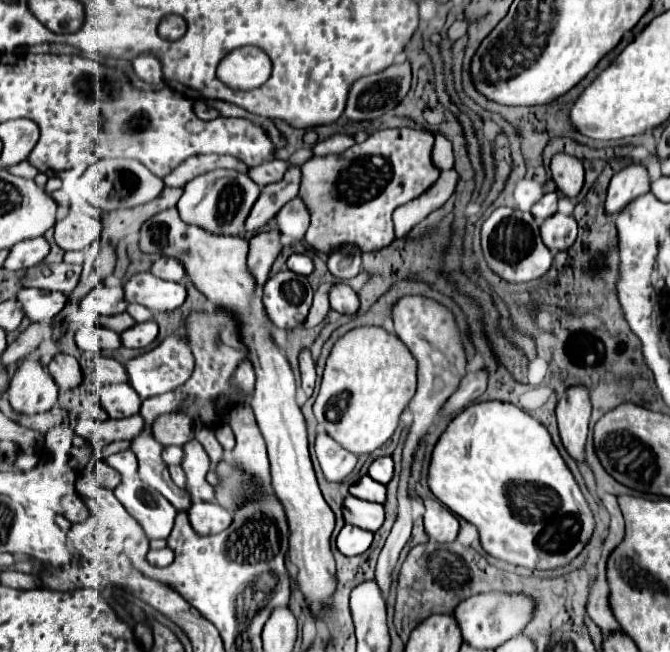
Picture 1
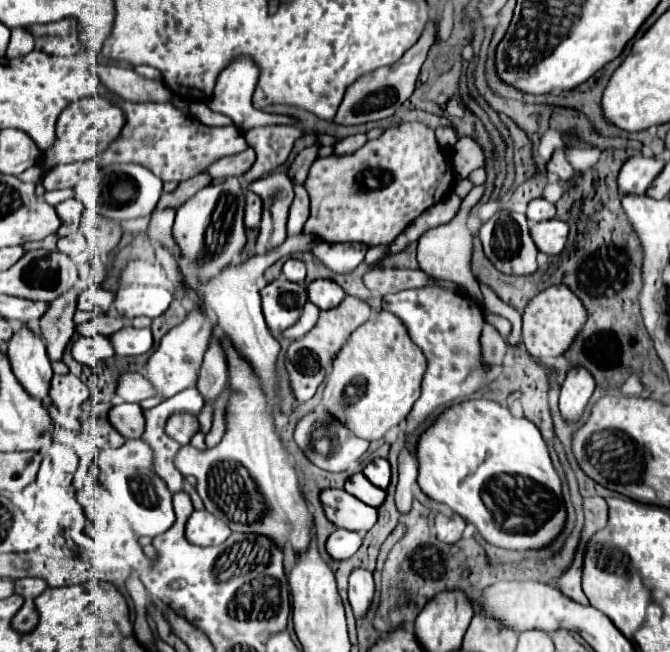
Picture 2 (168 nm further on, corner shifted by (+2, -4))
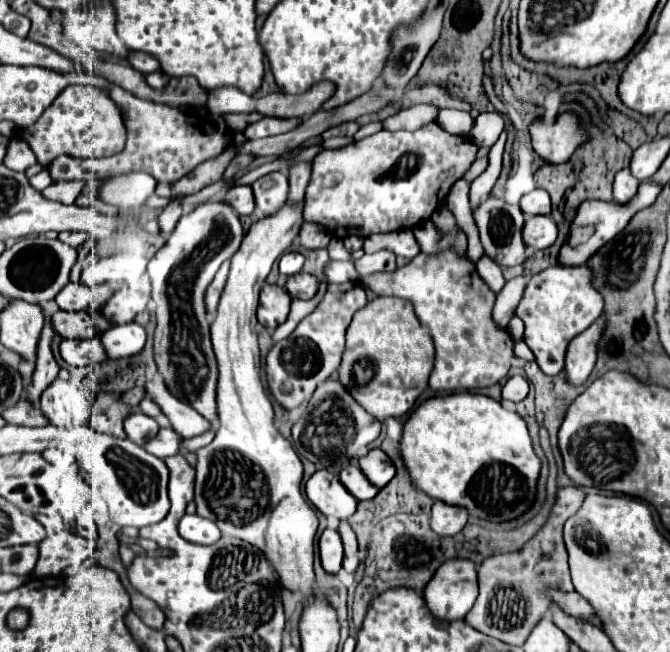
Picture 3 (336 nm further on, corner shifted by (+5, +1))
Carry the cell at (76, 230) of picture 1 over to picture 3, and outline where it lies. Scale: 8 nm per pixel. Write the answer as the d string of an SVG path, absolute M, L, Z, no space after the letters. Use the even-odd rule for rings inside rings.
M61 232L61 234L59 234L59 240L61 240L63 244L69 244L69 246L77 248L79 244L83 244L83 242L87 240L87 234L85 234L85 232Z

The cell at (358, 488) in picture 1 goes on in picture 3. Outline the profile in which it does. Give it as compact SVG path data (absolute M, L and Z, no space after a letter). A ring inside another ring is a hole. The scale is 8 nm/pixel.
M345 466L339 474L343 486L357 498L357 500L371 500L379 490L365 478L361 468L357 466Z

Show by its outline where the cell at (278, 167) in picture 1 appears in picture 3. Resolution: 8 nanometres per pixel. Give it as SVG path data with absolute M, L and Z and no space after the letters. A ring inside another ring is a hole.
M271 172L257 182L253 182L253 194L255 194L255 216L267 218L275 214L287 200L289 184L287 176L283 172Z

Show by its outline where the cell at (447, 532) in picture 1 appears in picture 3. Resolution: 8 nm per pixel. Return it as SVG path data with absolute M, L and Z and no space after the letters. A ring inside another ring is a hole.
M441 500L433 504L433 514L431 514L431 528L439 536L453 536L461 532L461 528L467 524L467 510L461 506L451 506Z

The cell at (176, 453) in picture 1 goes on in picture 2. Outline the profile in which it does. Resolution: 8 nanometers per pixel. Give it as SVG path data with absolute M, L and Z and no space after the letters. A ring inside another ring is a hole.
M224 341L224 349L230 367L230 387L234 391L226 407L224 439L208 451L198 451L192 445L180 447L174 465L182 475L194 475L198 479L196 491L204 507L212 515L228 521L232 531L260 533L274 539L280 547L292 543L294 551L300 553L312 539L312 515L300 495L296 469L276 435L272 409L252 367L228 341Z

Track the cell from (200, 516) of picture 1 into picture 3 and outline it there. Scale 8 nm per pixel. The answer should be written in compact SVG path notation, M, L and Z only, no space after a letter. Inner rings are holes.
M185 514L181 518L179 534L193 544L215 544L221 538L219 528L197 514Z

